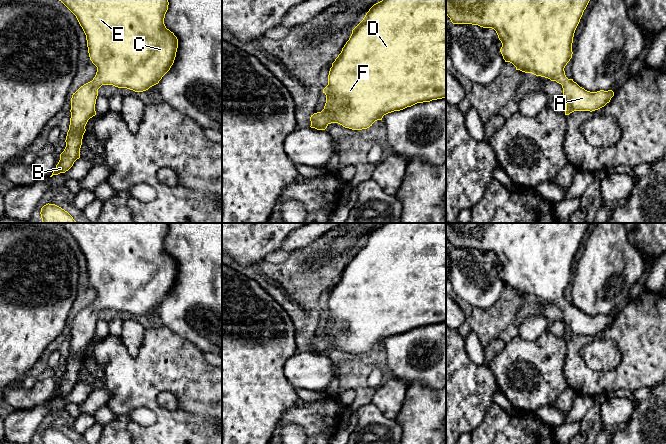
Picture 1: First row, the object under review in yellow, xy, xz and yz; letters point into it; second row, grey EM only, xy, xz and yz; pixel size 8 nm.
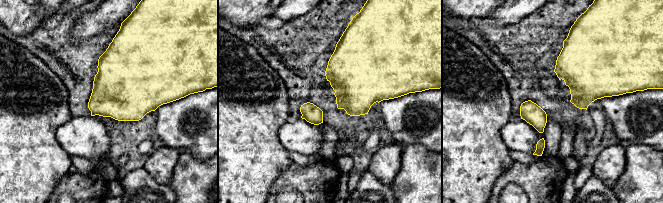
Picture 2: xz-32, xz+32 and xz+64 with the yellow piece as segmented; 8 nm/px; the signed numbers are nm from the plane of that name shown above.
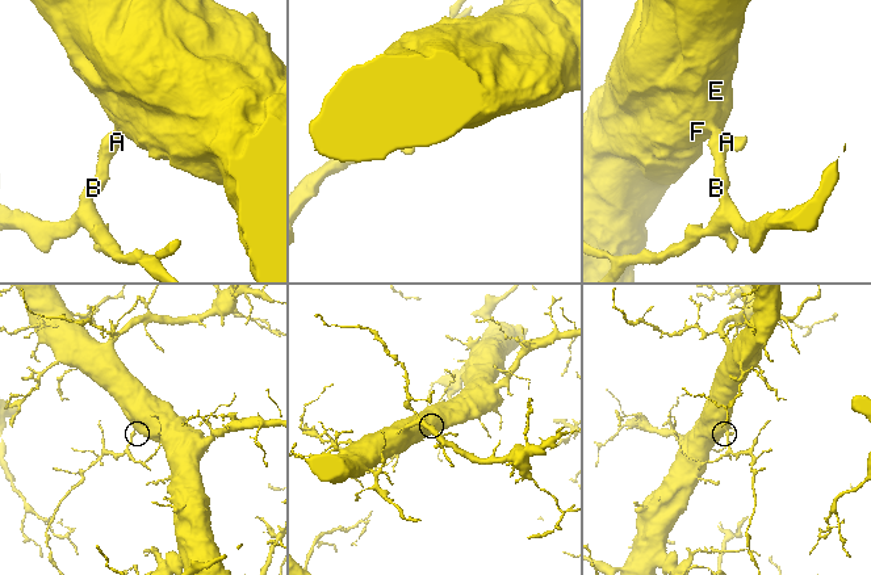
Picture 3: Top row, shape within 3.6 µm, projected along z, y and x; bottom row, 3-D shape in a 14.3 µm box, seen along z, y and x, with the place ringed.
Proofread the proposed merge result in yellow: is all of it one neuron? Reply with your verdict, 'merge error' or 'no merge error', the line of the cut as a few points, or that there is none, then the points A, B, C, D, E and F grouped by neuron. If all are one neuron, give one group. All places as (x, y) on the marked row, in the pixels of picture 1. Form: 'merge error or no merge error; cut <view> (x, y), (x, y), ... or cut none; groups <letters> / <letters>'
no merge error; cut none; groups A B C D E F

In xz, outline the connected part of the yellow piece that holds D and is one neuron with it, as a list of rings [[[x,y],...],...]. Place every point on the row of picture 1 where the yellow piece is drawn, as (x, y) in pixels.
[[[382,0],[374,4],[366,13],[363,20],[352,30],[349,40],[342,48],[341,53],[332,63],[328,75],[328,85],[323,89],[326,103],[321,112],[310,117],[311,128],[325,130],[331,123],[338,123],[352,130],[367,129],[383,116],[411,107],[417,103],[430,102],[446,97],[446,0]]]

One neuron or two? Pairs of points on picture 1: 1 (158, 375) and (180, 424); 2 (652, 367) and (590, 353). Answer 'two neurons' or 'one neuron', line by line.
1: one neuron
2: two neurons

